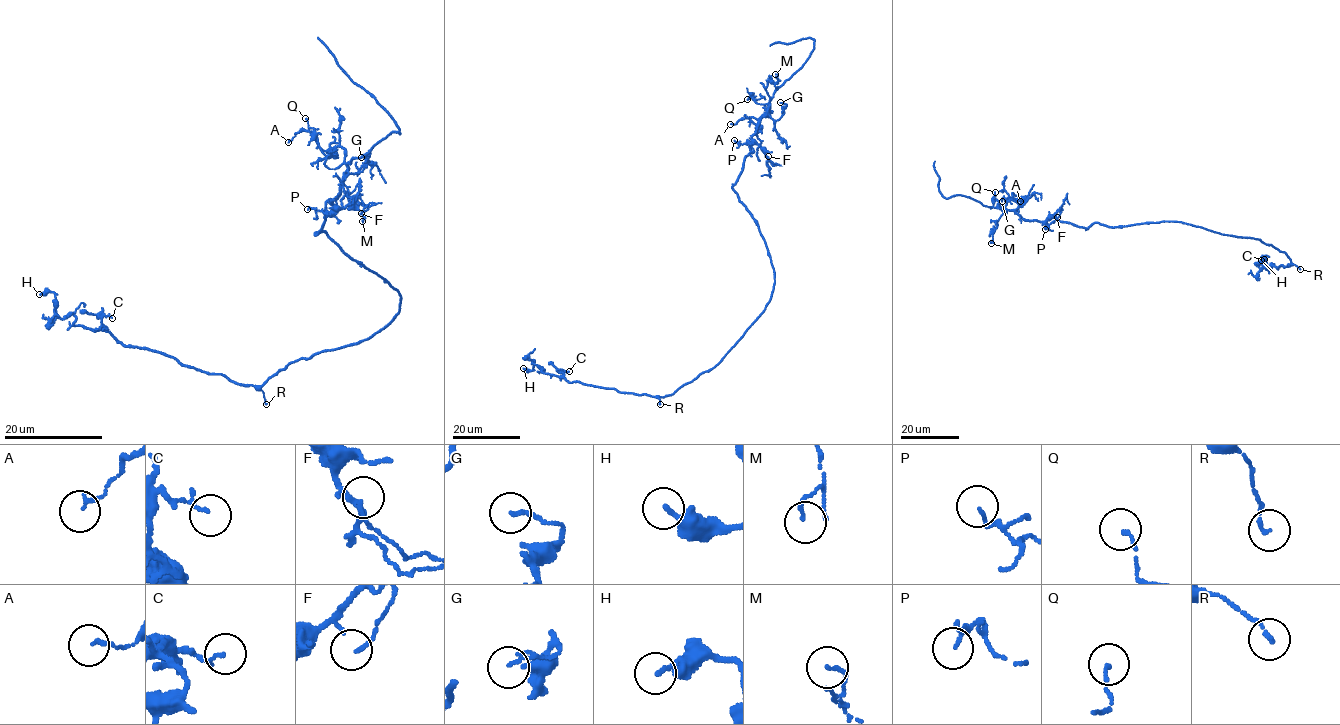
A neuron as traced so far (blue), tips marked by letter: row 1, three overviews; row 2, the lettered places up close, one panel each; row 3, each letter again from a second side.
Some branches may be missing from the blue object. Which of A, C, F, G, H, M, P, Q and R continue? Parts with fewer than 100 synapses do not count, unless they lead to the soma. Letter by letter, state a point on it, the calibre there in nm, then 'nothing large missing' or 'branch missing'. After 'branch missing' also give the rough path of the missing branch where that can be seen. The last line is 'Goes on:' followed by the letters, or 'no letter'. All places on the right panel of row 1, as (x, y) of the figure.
A: (1020, 201) | 120 nm | nothing large missing
C: (1264, 259) | 80 nm | nothing large missing
F: (1057, 217) | 110 nm | nothing large missing
G: (1002, 201) | 120 nm | nothing large missing
H: (1261, 260) | 240 nm | nothing large missing
M: (991, 243) | 110 nm | nothing large missing
P: (1045, 229) | 140 nm | nothing large missing
Q: (995, 192) | 100 nm | nothing large missing
R: (1300, 269) | 130 nm | nothing large missing
Goes on: no letter

